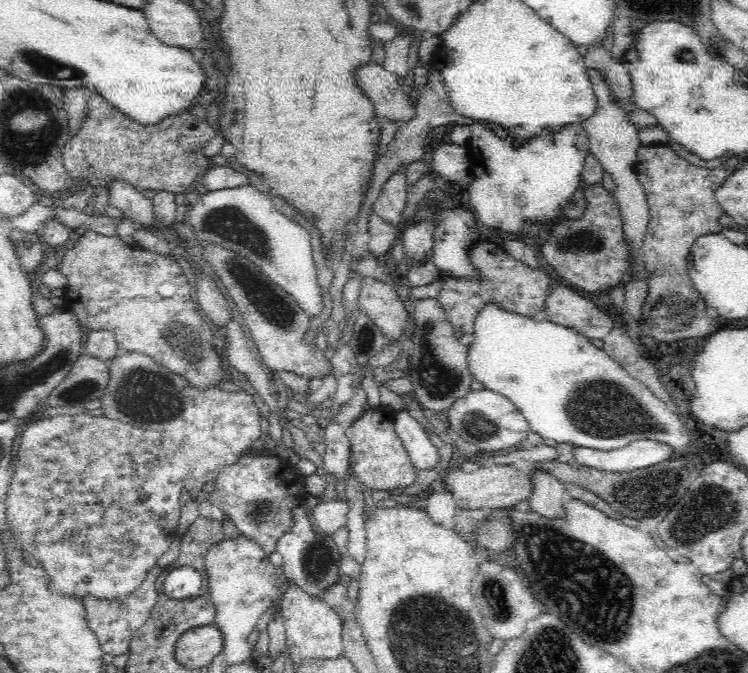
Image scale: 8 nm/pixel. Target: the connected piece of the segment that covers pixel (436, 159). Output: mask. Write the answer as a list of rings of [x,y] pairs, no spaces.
[[[448,143],[436,148],[432,158],[433,172],[445,181],[462,181],[471,174],[472,152],[469,148]]]

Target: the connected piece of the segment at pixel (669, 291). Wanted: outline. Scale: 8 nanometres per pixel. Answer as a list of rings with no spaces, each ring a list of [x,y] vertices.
[[[665,144],[641,145],[635,171],[649,206],[649,224],[640,246],[641,268],[650,272],[646,279],[646,303],[642,305],[646,332],[656,341],[664,342],[708,336],[712,332],[712,320],[692,283],[686,257],[698,236],[722,231],[719,218],[725,213],[714,195],[732,171],[725,165],[710,168],[710,164],[690,164]]]

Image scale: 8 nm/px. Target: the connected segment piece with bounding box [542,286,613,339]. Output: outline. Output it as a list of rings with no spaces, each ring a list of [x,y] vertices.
[[[564,286],[548,294],[542,318],[574,328],[589,339],[603,339],[613,327],[612,319],[604,311]]]

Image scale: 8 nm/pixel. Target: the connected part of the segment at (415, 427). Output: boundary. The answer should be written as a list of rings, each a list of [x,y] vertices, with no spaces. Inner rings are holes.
[[[401,410],[395,414],[393,427],[405,446],[410,462],[418,471],[430,470],[438,464],[437,448],[408,411]]]

